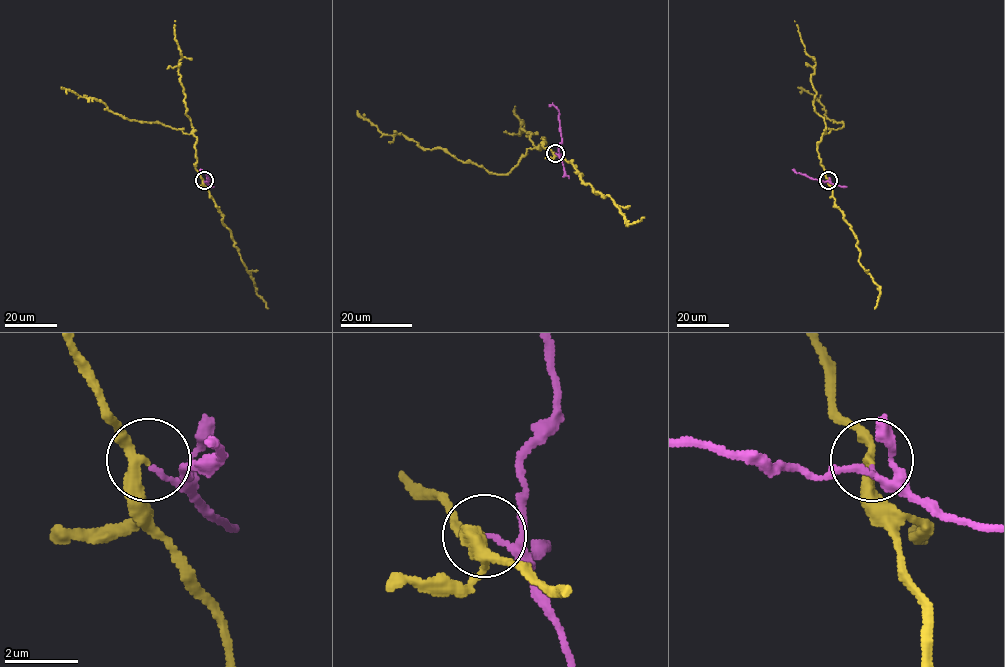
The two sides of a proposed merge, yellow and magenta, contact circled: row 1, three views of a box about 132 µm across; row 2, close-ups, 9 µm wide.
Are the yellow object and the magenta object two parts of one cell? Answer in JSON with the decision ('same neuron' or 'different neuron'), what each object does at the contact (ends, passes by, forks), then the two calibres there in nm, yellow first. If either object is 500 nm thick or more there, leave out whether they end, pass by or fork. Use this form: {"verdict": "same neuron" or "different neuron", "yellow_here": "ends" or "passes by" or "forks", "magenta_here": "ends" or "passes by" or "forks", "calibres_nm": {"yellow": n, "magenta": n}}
{"verdict": "different neuron", "yellow_here": "passes by", "magenta_here": "passes by", "calibres_nm": {"yellow": 240, "magenta": 90}}

